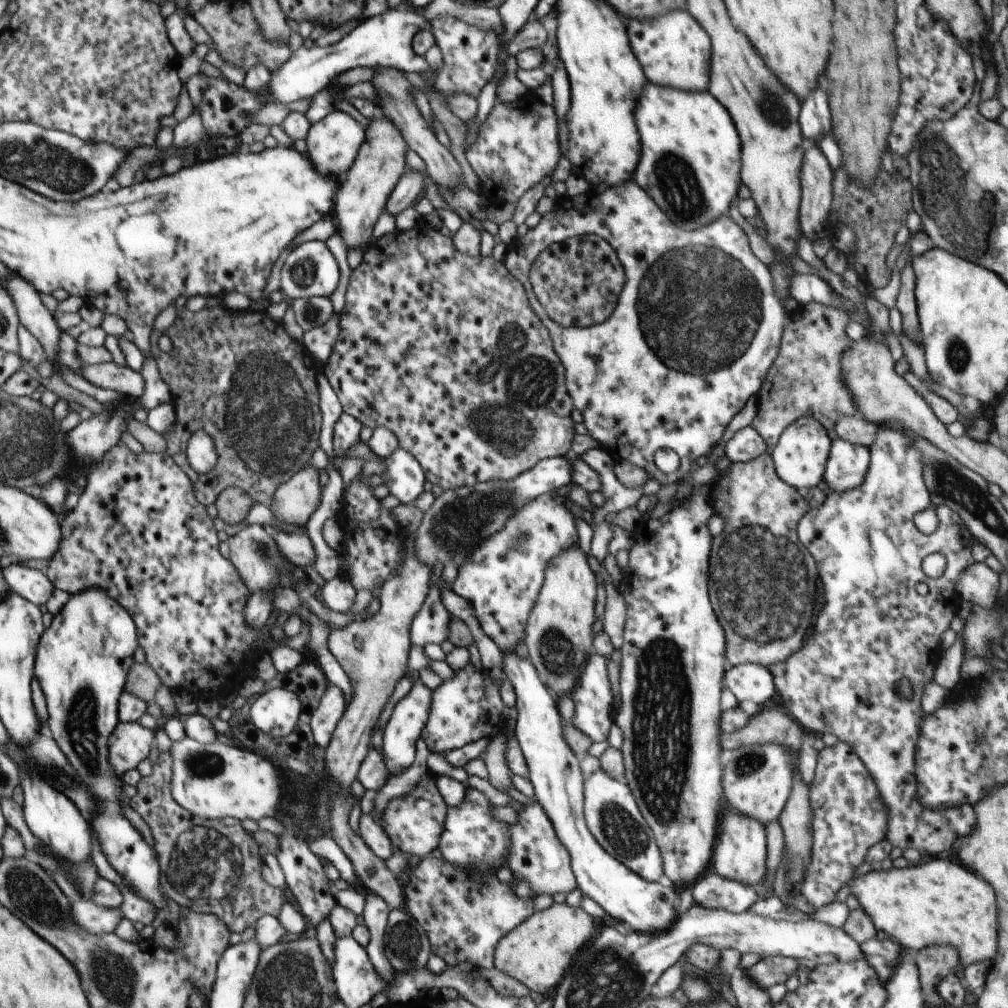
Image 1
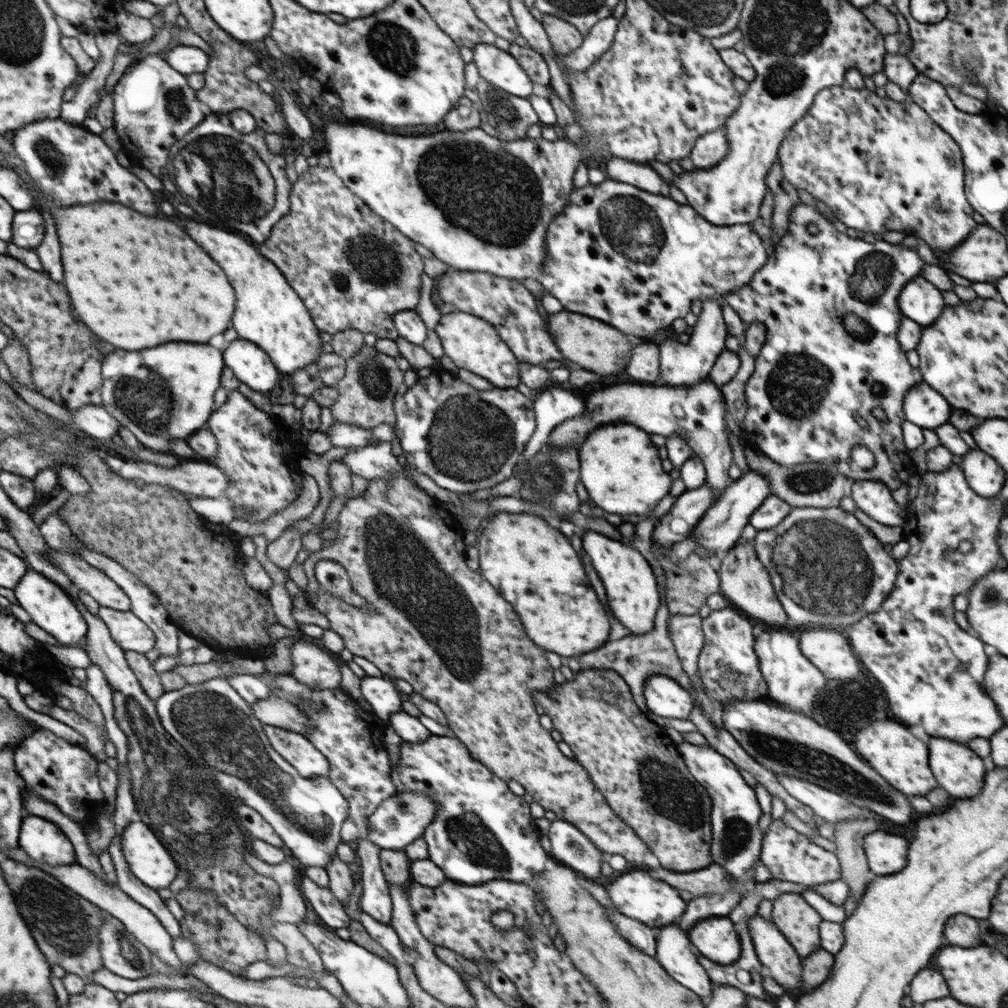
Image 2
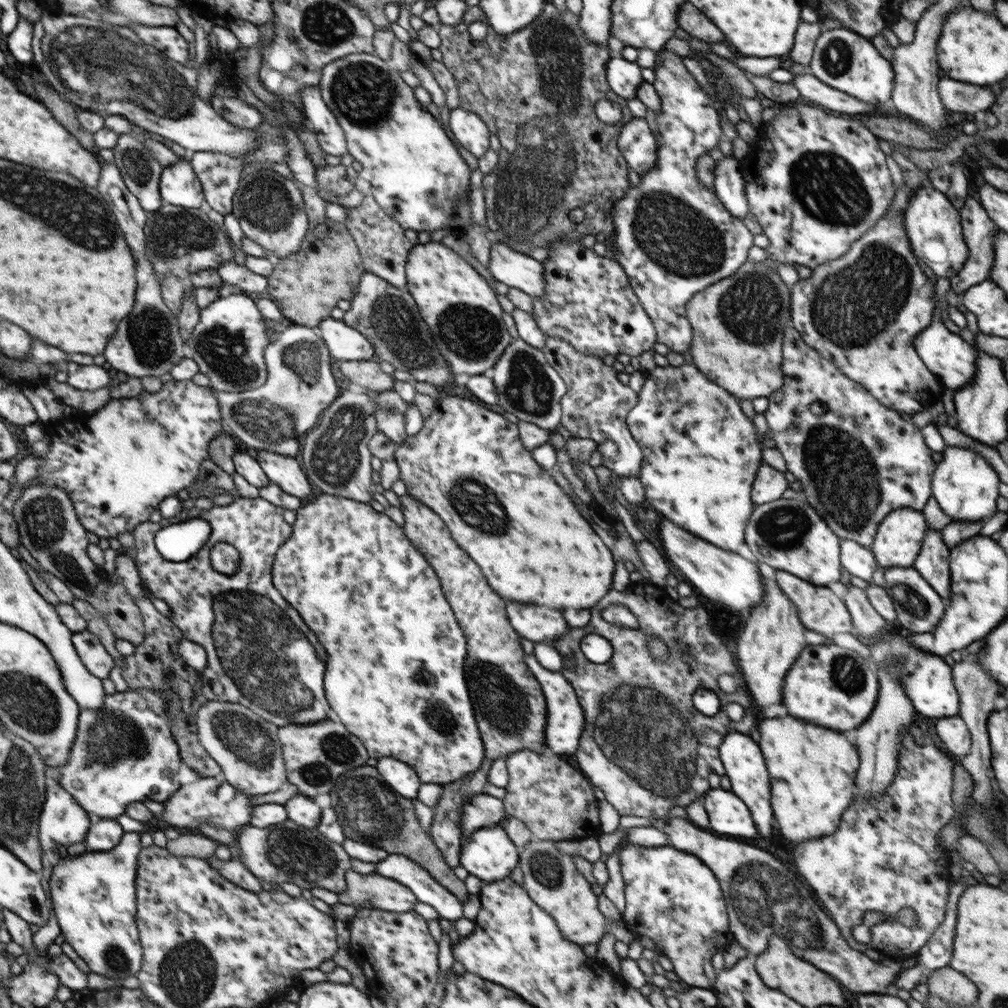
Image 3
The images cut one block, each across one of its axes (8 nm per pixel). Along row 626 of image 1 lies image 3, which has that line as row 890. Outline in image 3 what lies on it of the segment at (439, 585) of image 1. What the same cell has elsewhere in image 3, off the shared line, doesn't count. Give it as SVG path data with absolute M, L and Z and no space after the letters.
M388 853L388 856L377 862L376 871L374 873L381 874L386 878L395 880L404 886L407 886L416 896L419 902L430 905L436 912L438 912L440 918L446 918L449 921L460 920L464 917L464 909L462 908L461 901L450 892L447 888L444 888L431 874L422 868L417 862L410 860L406 855Z

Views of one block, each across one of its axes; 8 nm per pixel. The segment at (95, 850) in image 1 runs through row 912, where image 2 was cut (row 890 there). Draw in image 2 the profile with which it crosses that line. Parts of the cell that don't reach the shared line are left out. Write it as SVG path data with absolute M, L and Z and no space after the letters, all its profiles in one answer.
M124 765L124 768L120 768L117 771L117 779L119 780L119 785L117 785L117 797L115 800L115 811L113 812L113 821L115 824L115 835L107 848L108 852L111 854L112 862L115 866L115 871L118 884L116 886L125 892L132 900L138 902L141 906L148 908L148 910L152 911L157 917L158 920L164 925L164 928L168 931L170 936L173 938L177 938L177 936L181 936L181 926L179 925L179 920L168 911L166 904L163 902L160 892L150 888L147 884L144 884L133 872L130 868L129 862L125 857L124 851L122 850L122 833L124 829L132 822L132 814L137 812L136 801L134 800L134 795L132 794L132 783L130 778L130 771L128 770L128 766Z

